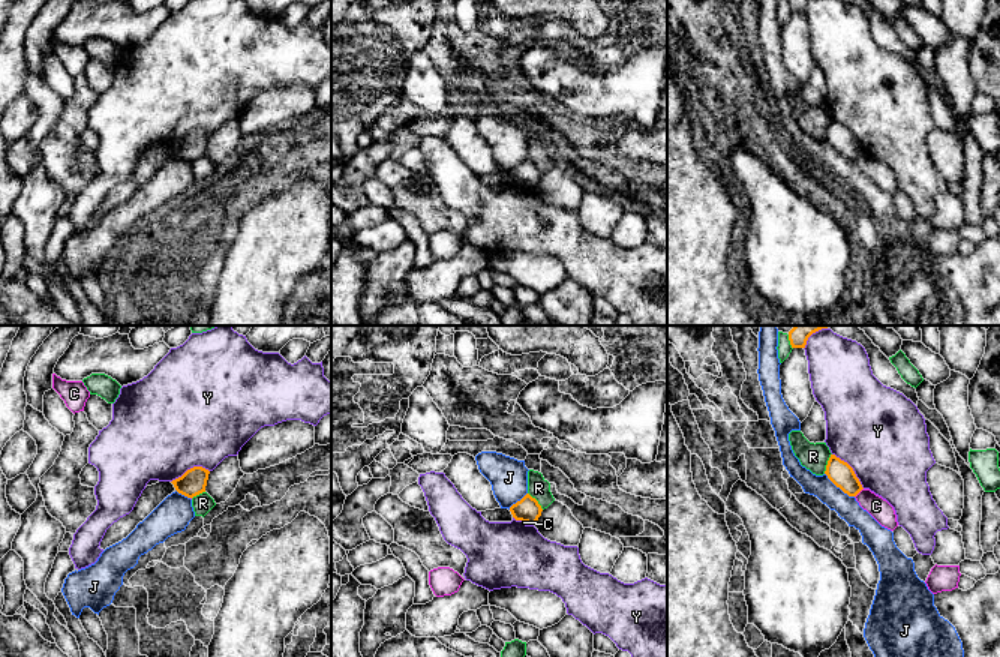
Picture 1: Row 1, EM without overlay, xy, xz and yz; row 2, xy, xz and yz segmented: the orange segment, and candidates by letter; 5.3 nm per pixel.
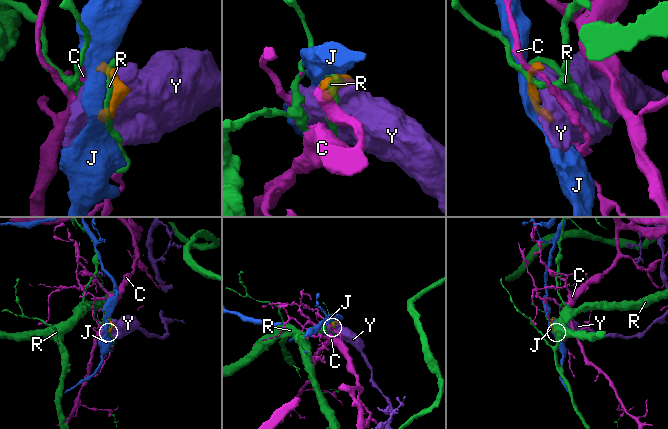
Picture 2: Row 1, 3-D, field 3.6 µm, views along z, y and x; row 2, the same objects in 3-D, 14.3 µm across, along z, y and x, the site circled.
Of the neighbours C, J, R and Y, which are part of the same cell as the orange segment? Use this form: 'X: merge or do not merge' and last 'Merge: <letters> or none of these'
C: do not merge
J: do not merge
R: do not merge
Y: do not merge
Merge: none of these

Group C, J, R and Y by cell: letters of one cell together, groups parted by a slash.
C / J / R / Y

